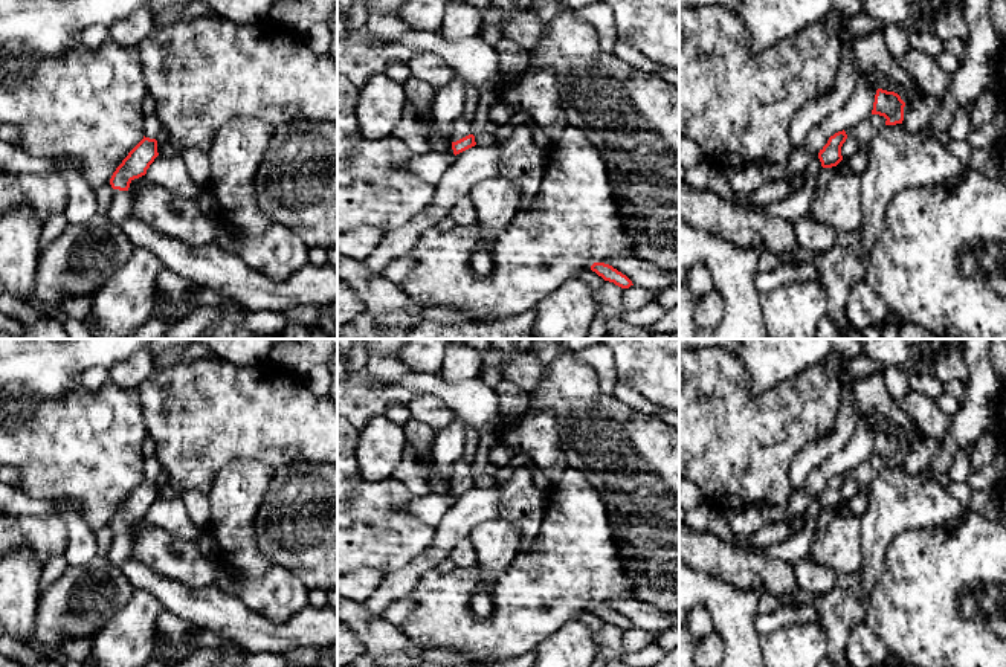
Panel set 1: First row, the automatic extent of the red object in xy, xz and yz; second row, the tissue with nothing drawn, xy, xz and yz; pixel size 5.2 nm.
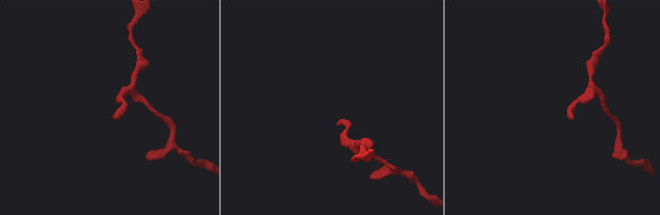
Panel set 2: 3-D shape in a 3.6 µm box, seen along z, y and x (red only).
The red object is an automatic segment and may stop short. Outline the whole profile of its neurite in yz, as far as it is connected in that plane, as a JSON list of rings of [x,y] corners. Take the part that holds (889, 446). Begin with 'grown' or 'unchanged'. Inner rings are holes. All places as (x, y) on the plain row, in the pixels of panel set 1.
unchanged; [[[876,432],[872,456],[884,458],[885,467],[902,466],[905,444],[895,433]]]

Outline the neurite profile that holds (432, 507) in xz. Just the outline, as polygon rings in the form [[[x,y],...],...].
[[[429,493],[426,496],[412,496],[406,508],[424,522],[437,527],[441,517],[455,504],[455,496]]]

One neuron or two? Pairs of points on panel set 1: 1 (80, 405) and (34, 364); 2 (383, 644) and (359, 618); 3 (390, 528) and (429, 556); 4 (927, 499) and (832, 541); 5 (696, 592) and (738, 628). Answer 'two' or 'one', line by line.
1: two
2: one
3: two
4: two
5: one

